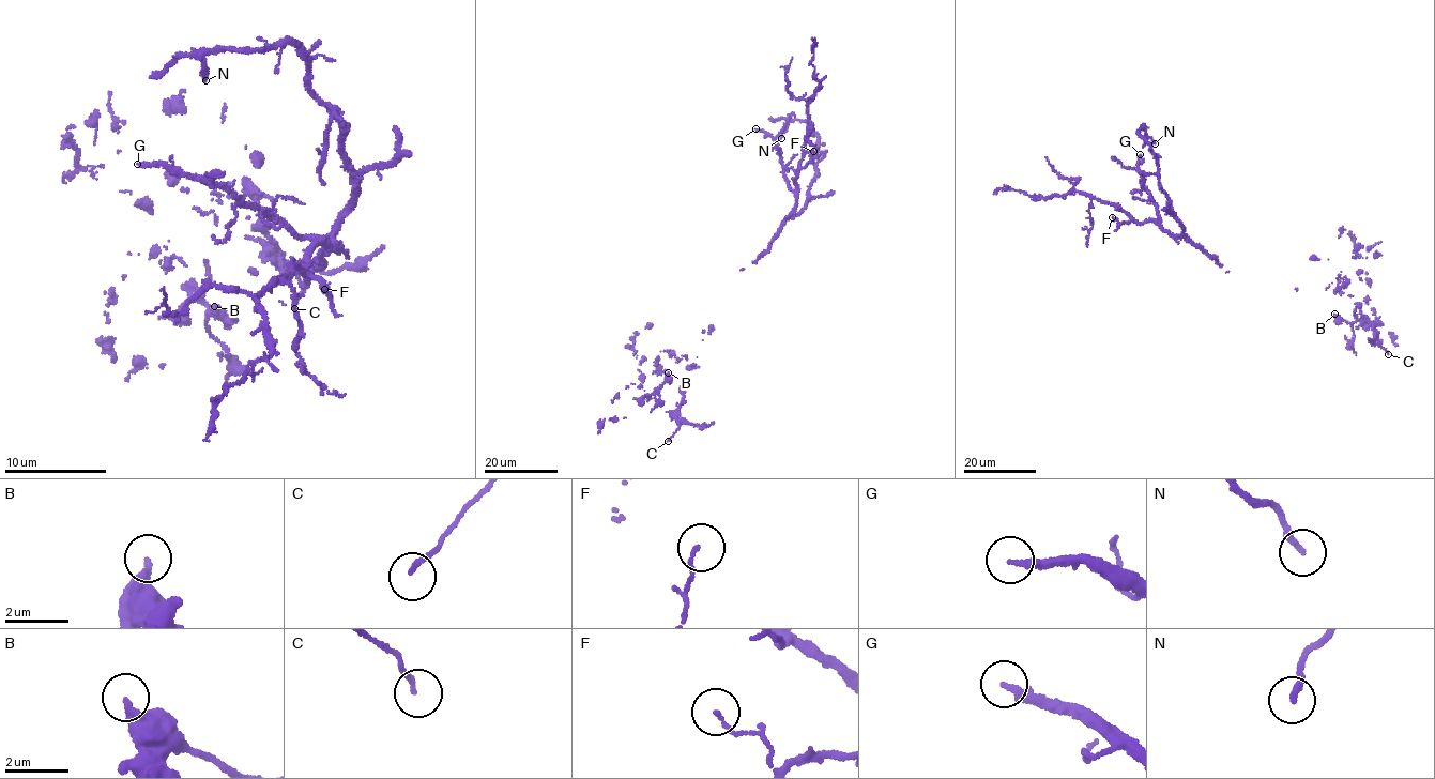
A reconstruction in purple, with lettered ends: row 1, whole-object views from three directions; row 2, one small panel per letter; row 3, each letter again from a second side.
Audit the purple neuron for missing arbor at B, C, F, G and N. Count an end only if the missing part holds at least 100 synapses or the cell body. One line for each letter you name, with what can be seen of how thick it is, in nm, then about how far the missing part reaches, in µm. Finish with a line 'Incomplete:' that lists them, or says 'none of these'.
G: calibre 220 nm; missing 100 µm
Incomplete: G

